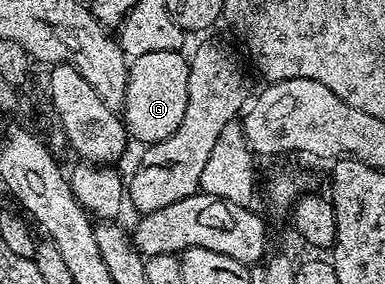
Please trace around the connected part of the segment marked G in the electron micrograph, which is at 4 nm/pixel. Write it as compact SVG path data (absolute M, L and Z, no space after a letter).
M182 50L141 53L130 60L121 118L127 134L140 145L163 142L181 123L188 100L189 59Z

